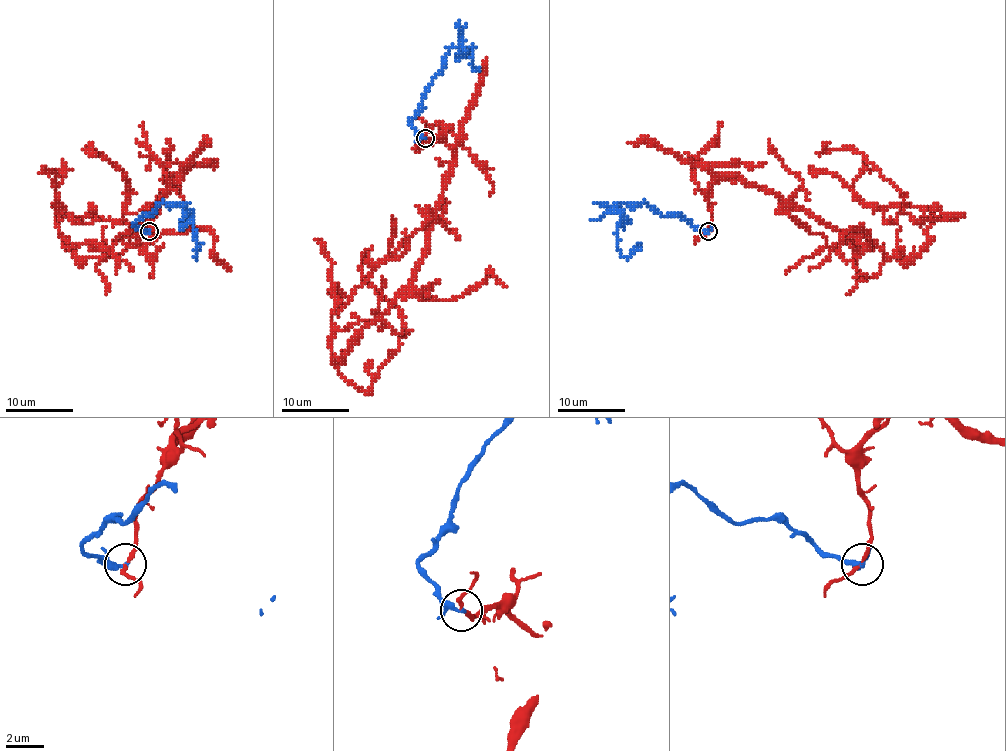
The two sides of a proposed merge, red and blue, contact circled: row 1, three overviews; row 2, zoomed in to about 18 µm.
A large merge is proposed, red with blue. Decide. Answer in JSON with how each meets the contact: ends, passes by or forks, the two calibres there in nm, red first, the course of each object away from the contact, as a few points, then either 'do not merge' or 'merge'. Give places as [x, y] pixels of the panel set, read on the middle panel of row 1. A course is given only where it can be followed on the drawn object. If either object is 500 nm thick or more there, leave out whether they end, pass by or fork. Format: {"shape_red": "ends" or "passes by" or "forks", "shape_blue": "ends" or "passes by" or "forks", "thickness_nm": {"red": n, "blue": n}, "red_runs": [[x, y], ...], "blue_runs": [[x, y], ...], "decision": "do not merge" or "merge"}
{"shape_red": "passes by", "shape_blue": "passes by", "thickness_nm": {"red": 180, "blue": 220}, "red_runs": [[425, 139], [451, 149], [453, 169], [411, 284], [334, 359], [362, 390], [404, 332], [366, 258]], "blue_runs": [[425, 139], [409, 122], [451, 48], [462, 45], [468, 51], [472, 46], [472, 65], [478, 72]], "decision": "merge"}

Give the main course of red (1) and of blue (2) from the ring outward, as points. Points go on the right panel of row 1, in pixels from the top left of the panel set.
1: (709, 231), (707, 190), (739, 175), (887, 258), (960, 215), (914, 221), (828, 141)
2: (709, 231), (679, 215), (655, 212), (643, 202), (618, 204), (620, 253), (628, 256), (642, 242)

